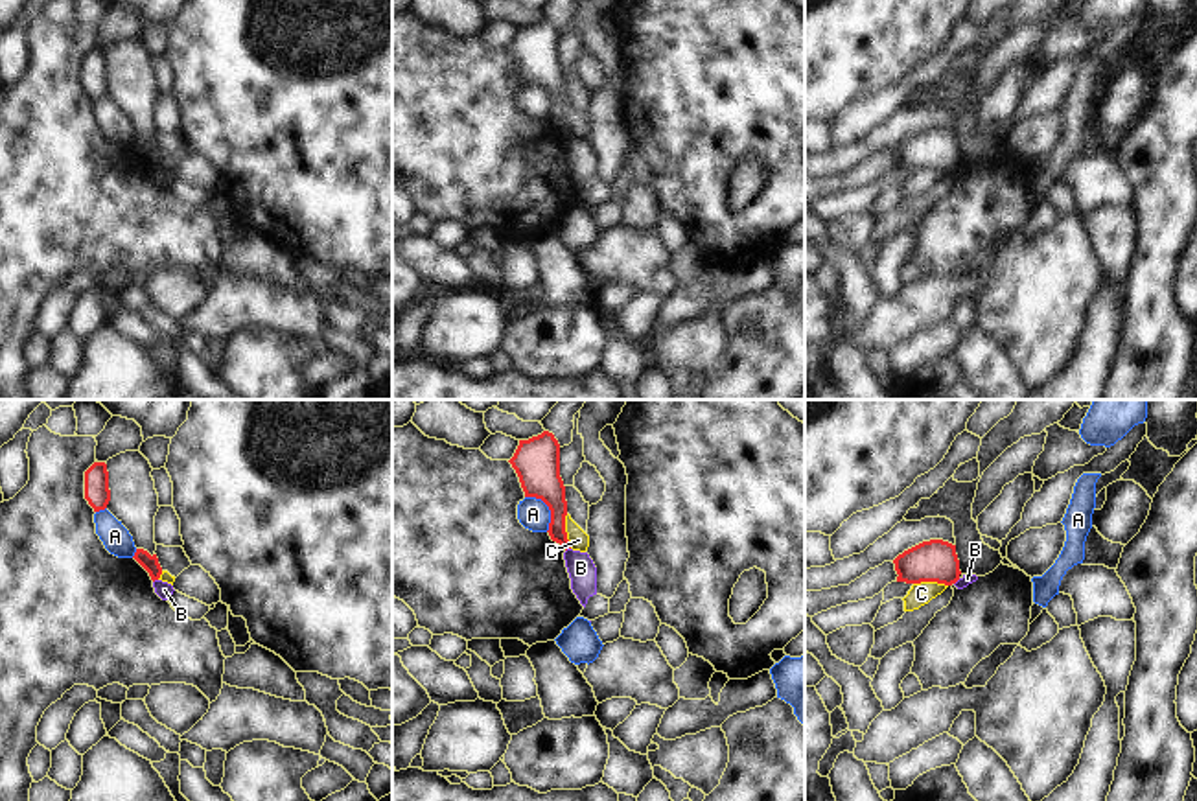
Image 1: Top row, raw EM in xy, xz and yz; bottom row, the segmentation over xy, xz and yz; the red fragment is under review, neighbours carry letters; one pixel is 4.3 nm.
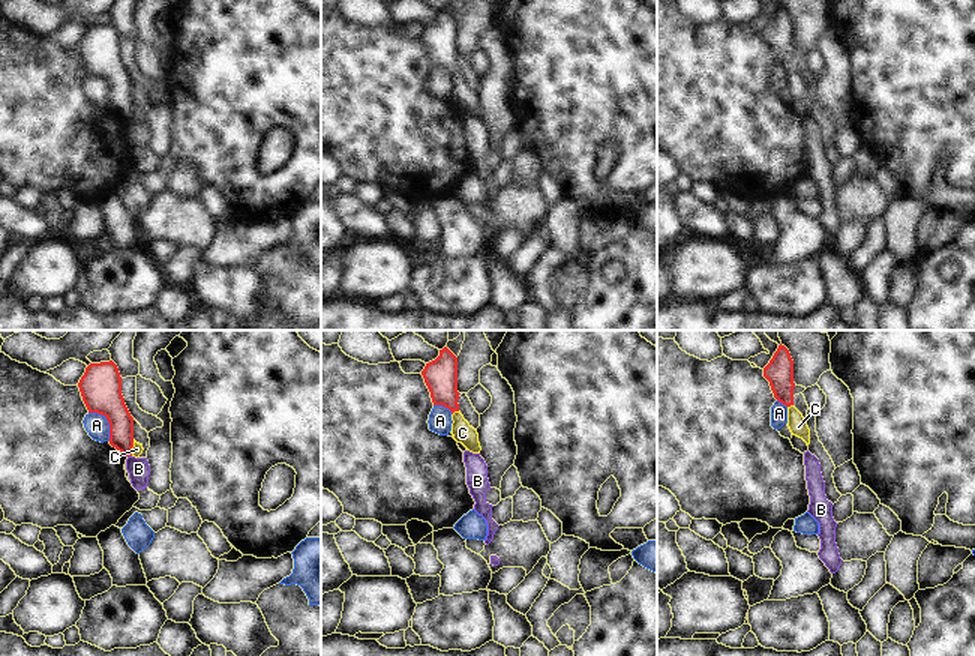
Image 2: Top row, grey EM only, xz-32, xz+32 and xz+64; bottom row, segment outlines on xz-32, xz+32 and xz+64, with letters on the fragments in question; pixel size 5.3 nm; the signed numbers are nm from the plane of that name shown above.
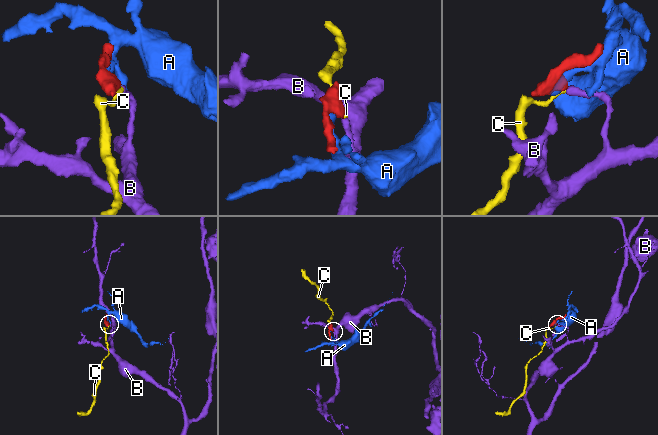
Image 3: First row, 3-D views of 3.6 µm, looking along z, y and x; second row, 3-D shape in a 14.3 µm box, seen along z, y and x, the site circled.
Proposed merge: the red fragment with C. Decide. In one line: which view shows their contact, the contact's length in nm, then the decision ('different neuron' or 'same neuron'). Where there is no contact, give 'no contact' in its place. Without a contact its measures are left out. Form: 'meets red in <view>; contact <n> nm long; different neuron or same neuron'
meets red in xz; contact 150 nm long; different neuron

